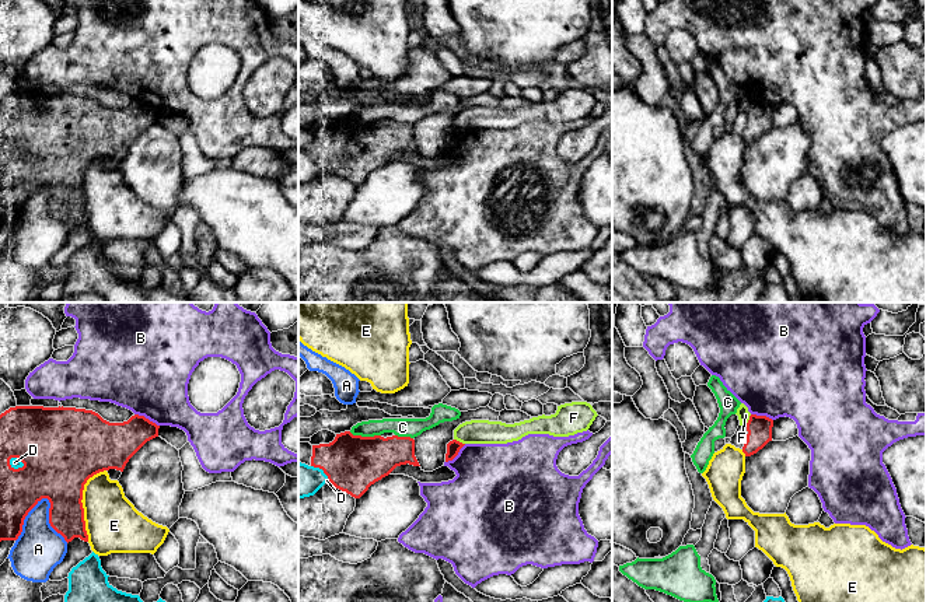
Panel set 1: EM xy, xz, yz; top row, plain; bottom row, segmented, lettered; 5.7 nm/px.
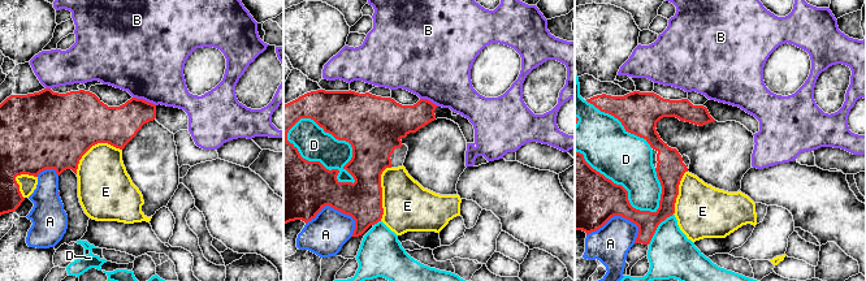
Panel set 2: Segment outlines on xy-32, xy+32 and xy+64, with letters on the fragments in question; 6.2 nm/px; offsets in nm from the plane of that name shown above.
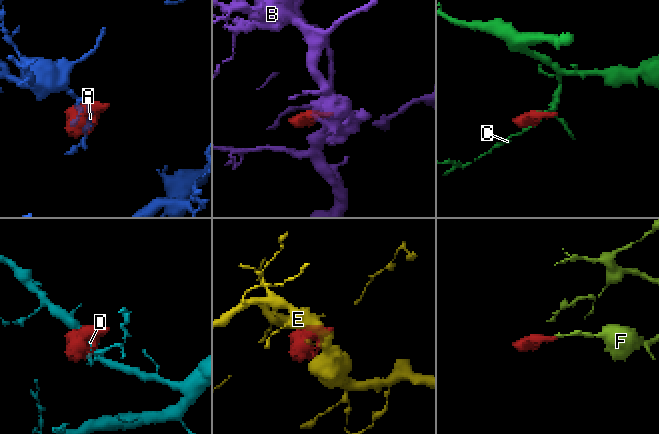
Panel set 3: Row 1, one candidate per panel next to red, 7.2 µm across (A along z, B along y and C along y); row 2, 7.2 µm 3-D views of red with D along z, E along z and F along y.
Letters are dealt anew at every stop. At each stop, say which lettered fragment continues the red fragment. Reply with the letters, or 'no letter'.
no letter

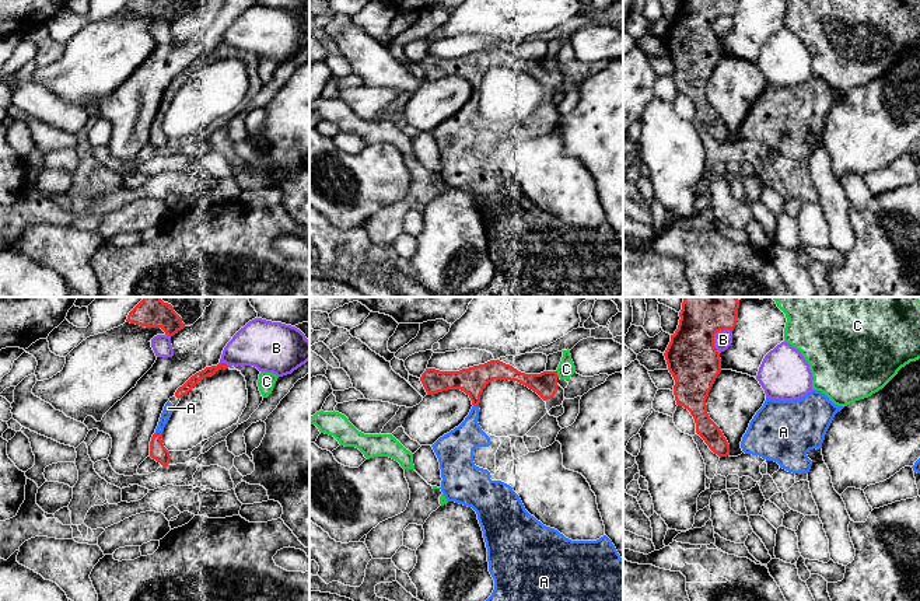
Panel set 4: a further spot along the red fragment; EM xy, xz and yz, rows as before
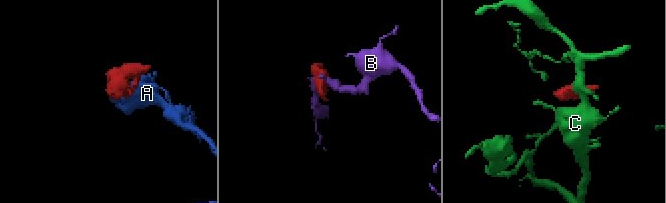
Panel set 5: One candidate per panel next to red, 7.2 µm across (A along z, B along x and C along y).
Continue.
A

